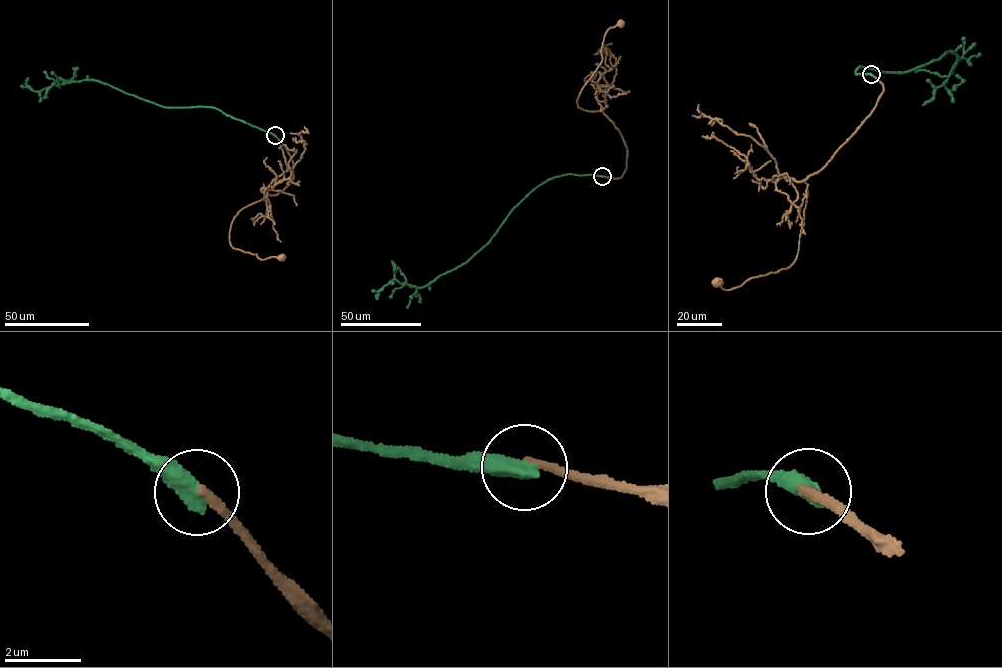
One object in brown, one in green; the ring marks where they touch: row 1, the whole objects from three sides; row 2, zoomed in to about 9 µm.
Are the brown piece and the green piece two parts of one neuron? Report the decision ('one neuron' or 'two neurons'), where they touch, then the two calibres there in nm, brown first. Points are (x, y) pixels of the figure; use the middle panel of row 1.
two neurons | (602, 176) | 220/550 nm

